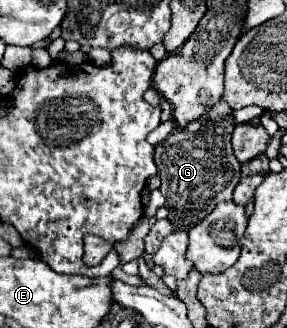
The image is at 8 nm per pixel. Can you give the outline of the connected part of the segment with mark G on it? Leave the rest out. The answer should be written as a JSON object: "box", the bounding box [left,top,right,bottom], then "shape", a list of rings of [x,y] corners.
{"box":[154,115,240,231],"shape":[[[224,115],[218,121],[204,121],[198,133],[182,137],[182,131],[176,131],[156,145],[154,159],[162,179],[160,191],[166,197],[164,207],[168,209],[168,219],[174,223],[174,231],[190,227],[214,211],[218,203],[232,199],[232,191],[240,181],[240,163],[230,143],[232,131],[234,123]]]}

